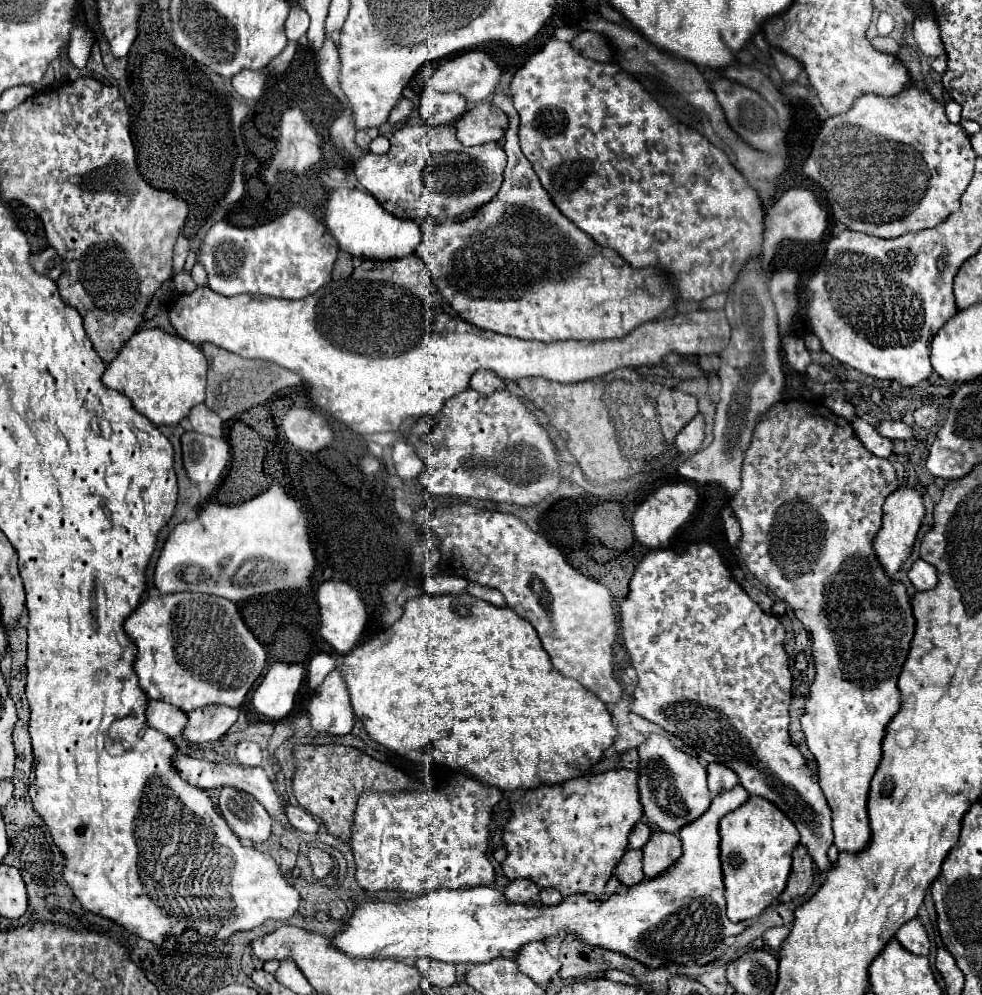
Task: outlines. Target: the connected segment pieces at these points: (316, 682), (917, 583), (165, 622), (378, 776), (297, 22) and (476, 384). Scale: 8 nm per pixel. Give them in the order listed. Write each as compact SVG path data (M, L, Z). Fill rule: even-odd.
M317 653L307 665L307 685L309 689L317 689L323 679L337 667L337 659L329 653Z
M917 559L909 571L909 579L917 591L933 589L937 585L937 569L931 563Z
M171 593L155 599L145 599L125 621L125 631L137 645L135 673L147 697L171 703L177 709L183 709L185 713L215 703L239 707L253 683L257 681L257 677L263 673L267 661L263 645L243 623L237 605L217 595Z
M299 745L295 749L297 773L293 777L293 793L299 805L313 817L319 817L329 833L341 837L347 843L347 829L351 829L351 817L355 801L363 789L419 789L421 783L413 781L404 771L393 765L375 761L359 749L345 745Z
M291 1L293 7L291 7L291 13L289 13L289 19L285 23L285 31L287 31L287 39L289 41L295 41L299 43L303 39L303 35L307 33L307 27L309 27L309 15L299 9L297 1Z
M479 369L479 371L473 373L469 387L483 393L483 395L489 395L489 393L495 393L495 391L503 391L505 383L499 381L499 377L495 377L495 373L491 373L487 369Z

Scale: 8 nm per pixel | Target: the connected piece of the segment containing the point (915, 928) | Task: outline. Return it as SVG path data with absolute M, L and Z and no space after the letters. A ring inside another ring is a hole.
M919 919L907 921L895 933L895 939L909 953L915 953L915 955L927 955L929 953L929 939L927 939L927 933L925 933L925 929L923 929L923 925L921 925Z

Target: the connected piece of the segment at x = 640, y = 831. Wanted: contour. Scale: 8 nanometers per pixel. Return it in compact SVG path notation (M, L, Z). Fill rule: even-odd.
M635 823L633 831L629 833L629 847L631 849L641 849L641 845L647 843L647 837L651 835L651 829L645 823Z

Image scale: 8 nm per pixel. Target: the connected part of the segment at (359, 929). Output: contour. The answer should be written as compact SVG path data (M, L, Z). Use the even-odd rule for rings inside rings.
M737 785L735 789L721 793L711 801L711 807L699 821L691 821L679 831L683 843L683 855L661 875L653 879L643 879L639 885L629 887L625 893L613 893L609 899L597 901L587 893L573 893L557 905L527 905L527 903L509 903L505 895L495 887L473 887L473 889L439 889L419 899L409 899L403 903L363 903L361 909L355 909L353 917L345 929L335 935L331 941L337 949L343 949L351 957L387 957L387 959L417 959L417 957L435 957L447 963L487 963L497 957L515 957L523 945L531 941L545 941L557 937L559 931L575 937L583 945L601 947L615 953L621 953L629 959L639 961L649 969L665 965L685 965L691 959L697 961L701 955L717 949L723 939L739 935L745 931L745 923L727 921L725 901L723 901L723 875L719 861L719 819L729 811L737 809L749 793Z

